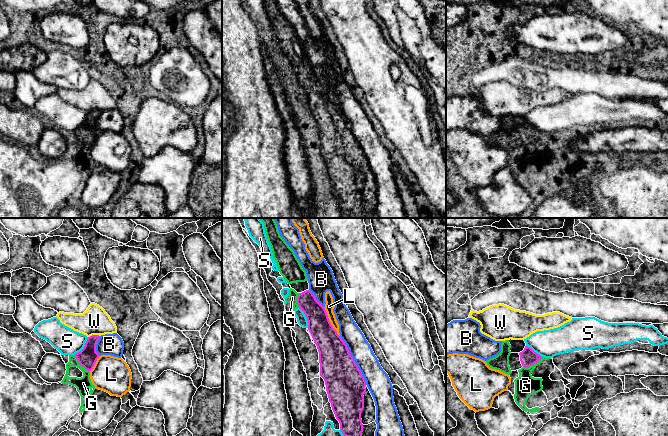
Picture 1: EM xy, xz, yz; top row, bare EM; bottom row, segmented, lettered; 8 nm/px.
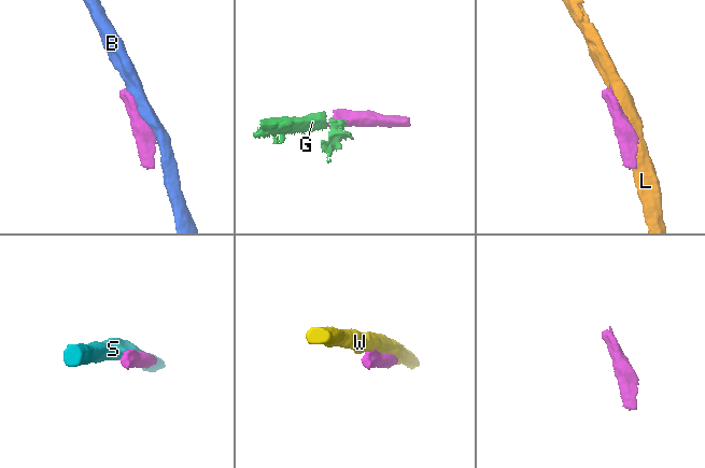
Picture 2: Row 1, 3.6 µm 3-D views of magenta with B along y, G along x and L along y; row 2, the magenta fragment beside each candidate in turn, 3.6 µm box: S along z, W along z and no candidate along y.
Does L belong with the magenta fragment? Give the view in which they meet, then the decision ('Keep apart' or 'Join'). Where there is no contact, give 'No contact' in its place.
Touches magenta in xz. Keep apart

